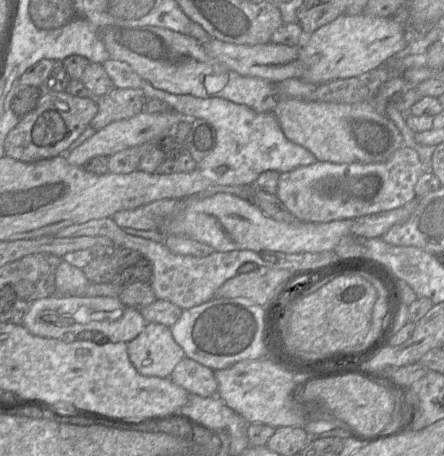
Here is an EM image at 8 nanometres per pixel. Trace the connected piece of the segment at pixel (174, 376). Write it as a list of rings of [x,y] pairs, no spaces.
[[[188,357],[175,366],[170,378],[189,394],[202,397],[217,395],[218,382],[214,371]]]

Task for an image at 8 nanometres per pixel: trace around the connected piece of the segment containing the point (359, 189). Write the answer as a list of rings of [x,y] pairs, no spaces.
[[[401,147],[382,163],[320,162],[281,173],[276,196],[302,222],[355,219],[399,208],[416,198],[415,185],[423,174],[418,153]]]

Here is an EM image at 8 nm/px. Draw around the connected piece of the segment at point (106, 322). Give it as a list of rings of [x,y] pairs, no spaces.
[[[52,295],[34,300],[24,306],[22,325],[33,335],[60,339],[67,332],[97,331],[104,334],[109,342],[125,342],[136,338],[148,323],[140,310],[121,303],[118,298],[96,296]]]

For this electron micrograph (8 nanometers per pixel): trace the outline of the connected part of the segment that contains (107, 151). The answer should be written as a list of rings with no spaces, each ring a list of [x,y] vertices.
[[[174,110],[161,113],[141,112],[129,119],[112,122],[93,136],[85,140],[81,145],[66,155],[67,161],[75,166],[81,167],[86,161],[96,156],[107,156],[149,141],[156,141],[173,132],[176,125],[183,119],[181,114]]]

